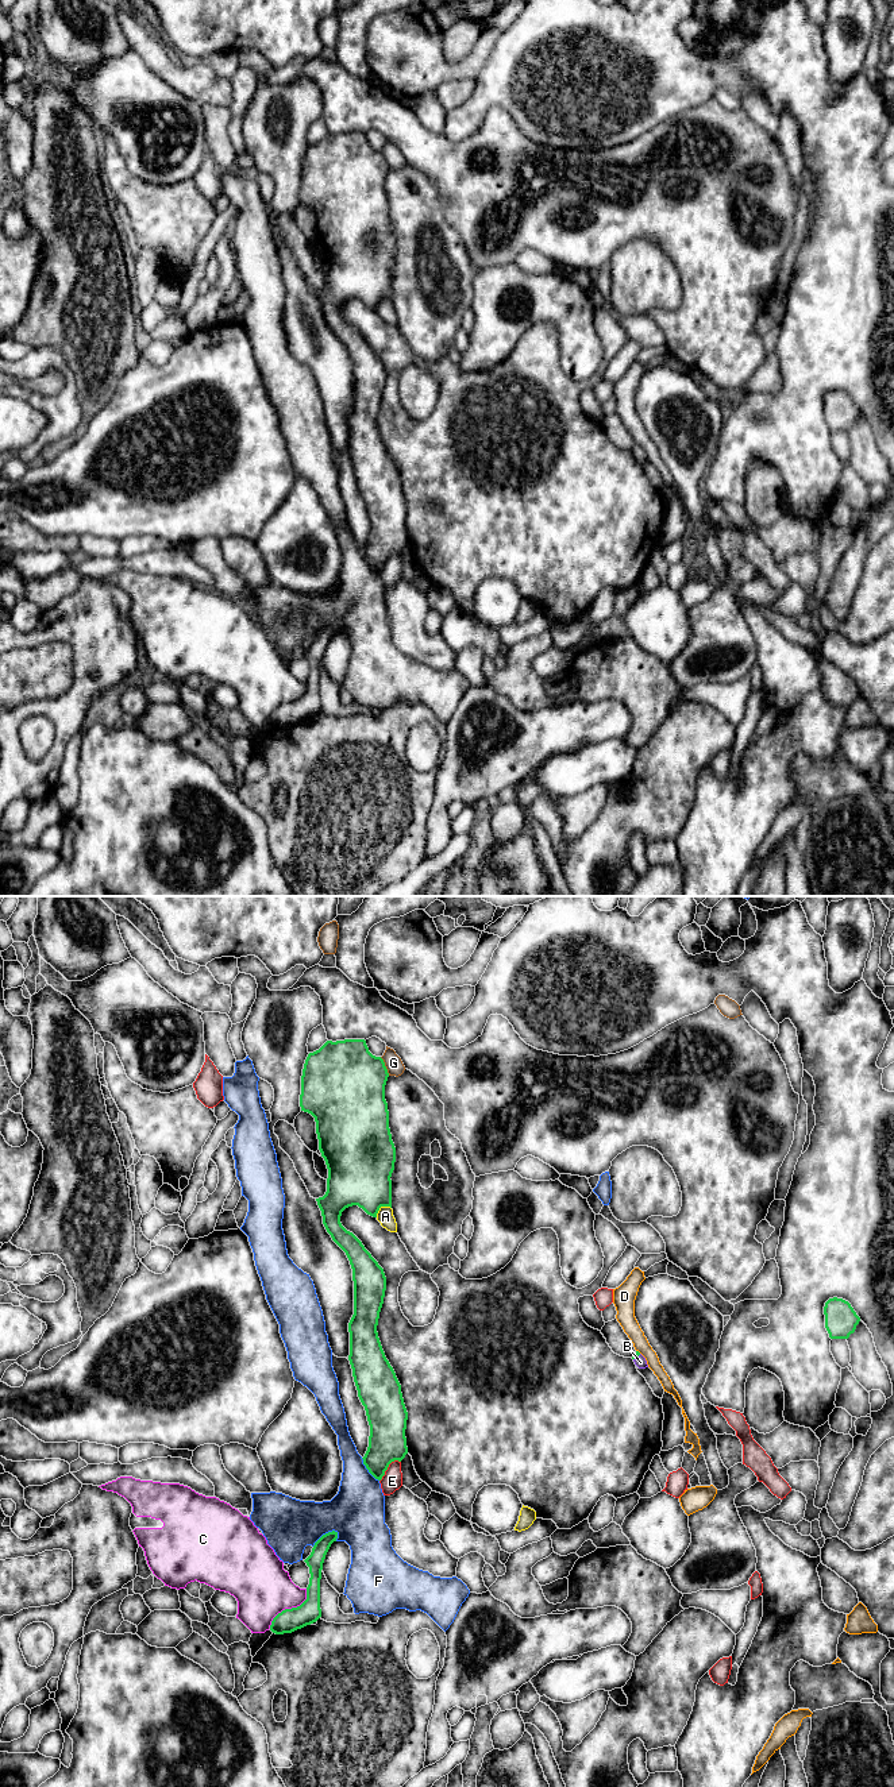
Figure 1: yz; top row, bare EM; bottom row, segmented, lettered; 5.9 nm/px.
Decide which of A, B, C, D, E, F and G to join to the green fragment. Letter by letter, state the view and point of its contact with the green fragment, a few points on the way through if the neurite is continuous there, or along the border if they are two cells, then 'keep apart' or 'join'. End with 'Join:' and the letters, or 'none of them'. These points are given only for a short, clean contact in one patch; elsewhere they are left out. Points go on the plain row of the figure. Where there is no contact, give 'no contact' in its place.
A: meets green in yz at (381, 298); keep apart
B: meets green in yz at (636, 450); runs through yz (636, 447), (636, 450), (640, 455); join
C: meets green in yz at (289, 702); keep apart
D: meets green in yz at (638, 444); keep apart
E: meets green in yz at (388, 559); keep apart
F: meets green in yz at (326, 626); keep apart
G: meets green in yz at (385, 159); keep apart
Join: B

